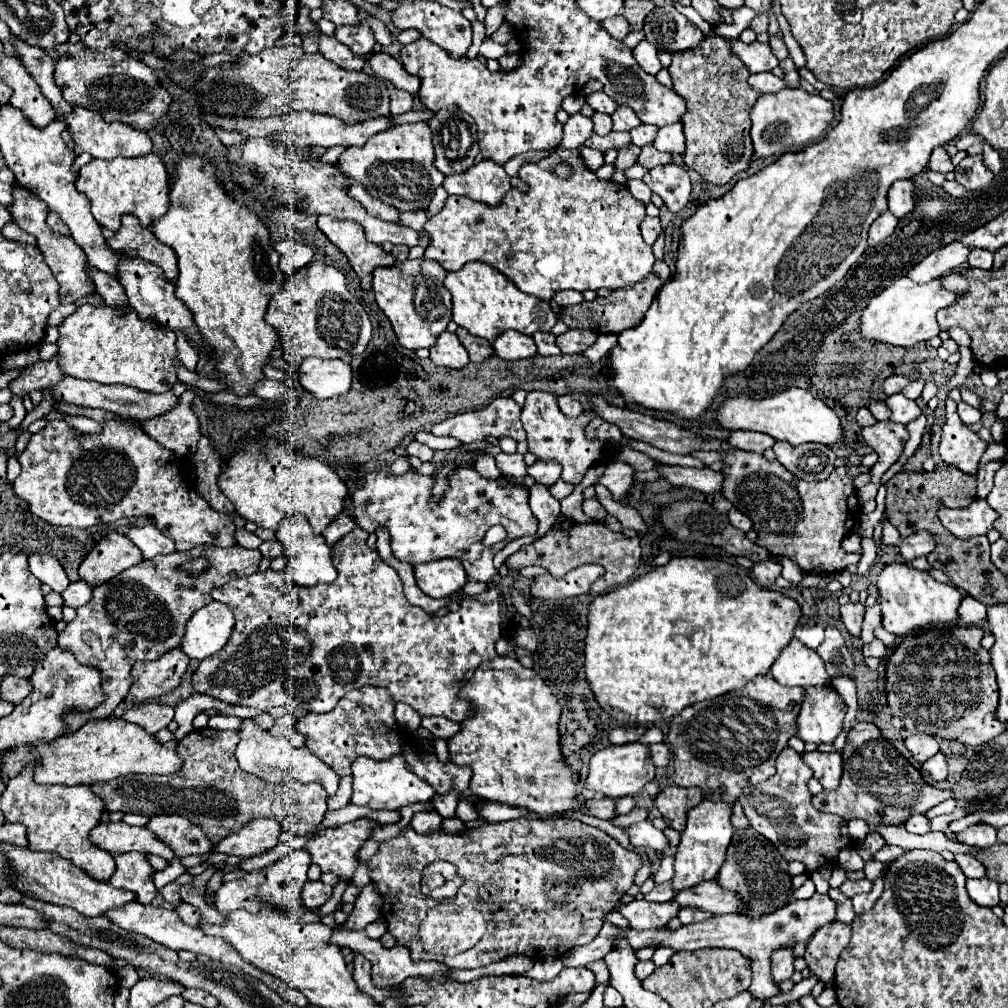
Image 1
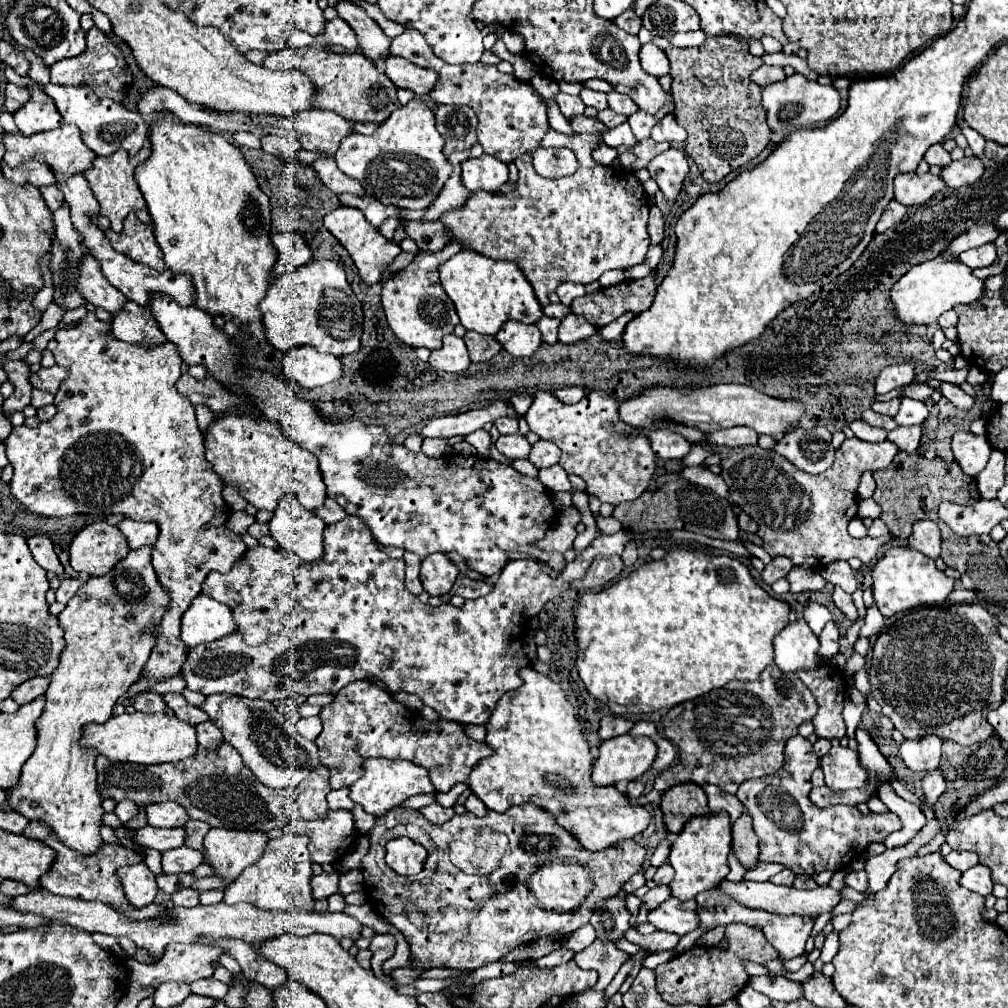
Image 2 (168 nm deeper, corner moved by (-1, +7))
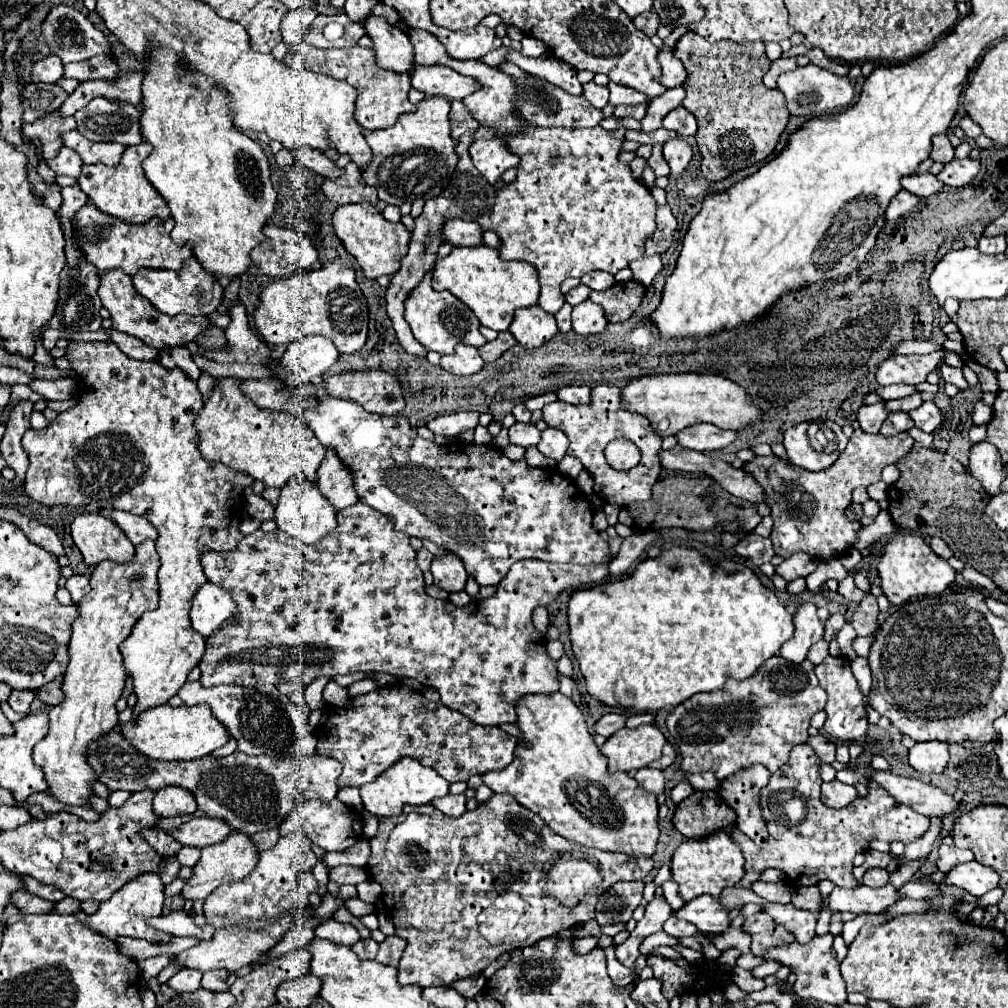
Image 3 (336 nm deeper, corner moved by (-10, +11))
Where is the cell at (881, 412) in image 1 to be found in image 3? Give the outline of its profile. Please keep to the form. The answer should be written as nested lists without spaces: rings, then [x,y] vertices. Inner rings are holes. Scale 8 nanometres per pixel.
[[[913,393],[913,395],[903,397],[903,399],[887,401],[887,409],[889,409],[889,411],[905,411],[905,413],[909,413],[911,409],[921,407],[921,403],[923,403],[923,397],[921,397],[919,393]]]

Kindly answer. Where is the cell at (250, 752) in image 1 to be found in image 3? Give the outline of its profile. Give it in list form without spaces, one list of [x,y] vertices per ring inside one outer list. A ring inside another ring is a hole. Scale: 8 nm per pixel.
[[[187,681],[179,697],[185,705],[207,703],[213,715],[227,727],[227,731],[237,739],[237,751],[247,755],[271,755],[271,757],[289,757],[289,755],[315,755],[317,737],[307,723],[307,717],[295,707],[285,695],[277,691],[275,685],[261,687],[203,687],[199,681]]]

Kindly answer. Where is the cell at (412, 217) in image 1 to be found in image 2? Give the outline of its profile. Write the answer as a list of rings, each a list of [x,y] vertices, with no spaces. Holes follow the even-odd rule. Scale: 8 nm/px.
[[[340,195],[340,201],[344,205],[350,205],[350,207],[356,207],[360,211],[366,213],[366,219],[374,225],[374,227],[380,227],[386,219],[390,217],[396,217],[396,219],[402,219],[402,209],[400,207],[394,207],[394,205],[382,205],[380,201],[376,201],[374,197],[366,197],[366,199],[360,199],[356,195]]]

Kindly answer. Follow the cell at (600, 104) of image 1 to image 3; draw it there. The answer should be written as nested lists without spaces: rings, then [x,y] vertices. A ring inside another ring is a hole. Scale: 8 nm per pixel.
[[[593,81],[583,85],[583,95],[597,109],[603,109],[607,105],[607,101],[609,101],[609,89],[607,87],[601,87],[601,85],[593,83]]]

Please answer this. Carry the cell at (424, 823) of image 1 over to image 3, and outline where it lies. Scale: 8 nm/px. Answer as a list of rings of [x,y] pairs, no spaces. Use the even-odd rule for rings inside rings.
[[[445,795],[433,801],[433,807],[437,807],[439,811],[443,811],[449,817],[461,817],[465,813],[465,803],[467,797],[465,795]]]

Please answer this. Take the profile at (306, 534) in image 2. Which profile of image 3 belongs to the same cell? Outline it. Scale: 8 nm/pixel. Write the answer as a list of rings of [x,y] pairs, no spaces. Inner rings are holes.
[[[295,477],[293,481],[287,481],[287,485],[281,489],[279,503],[275,507],[275,517],[273,519],[275,519],[279,531],[297,537],[303,543],[315,543],[315,541],[323,539],[337,525],[333,505],[321,495],[319,487],[305,481],[305,477]]]

